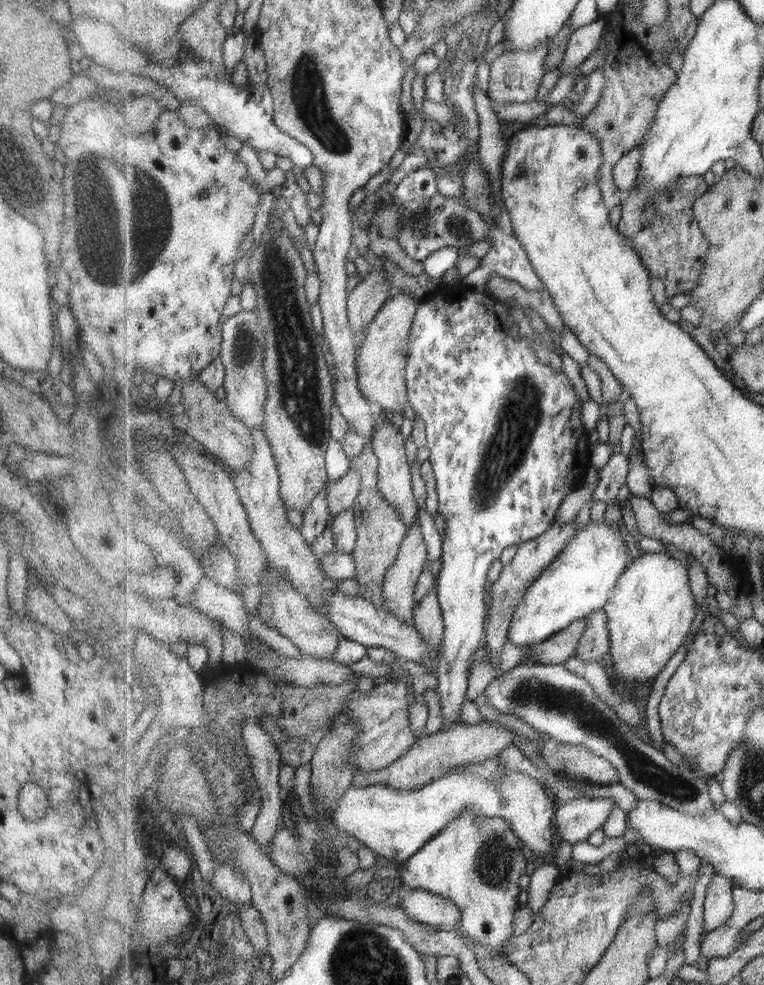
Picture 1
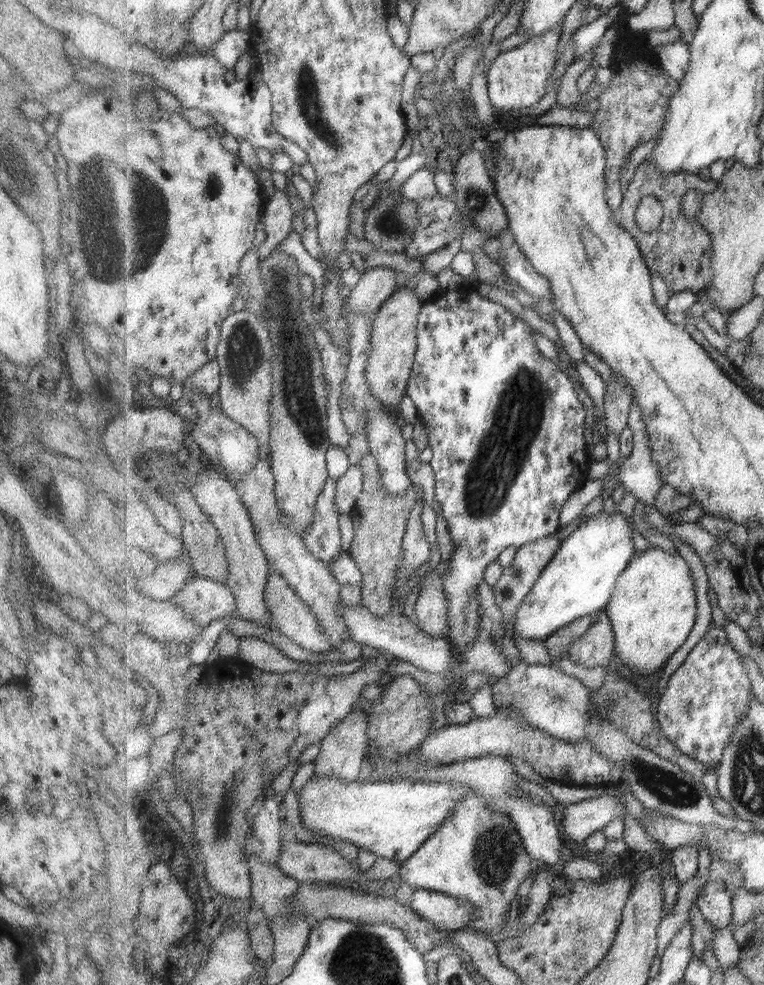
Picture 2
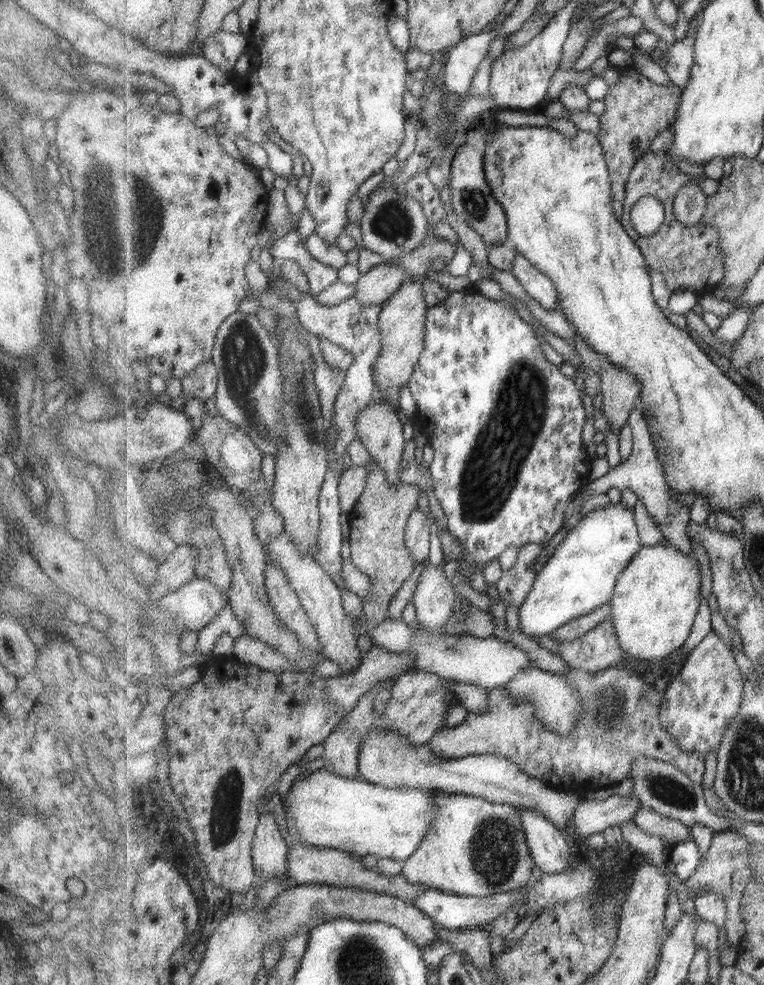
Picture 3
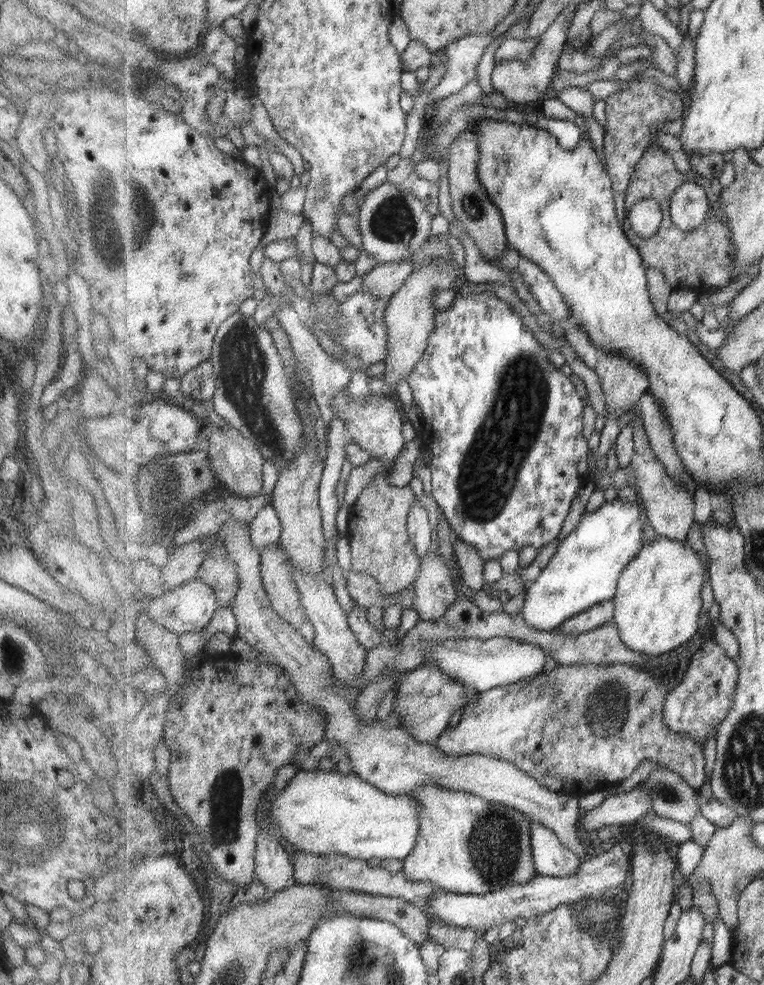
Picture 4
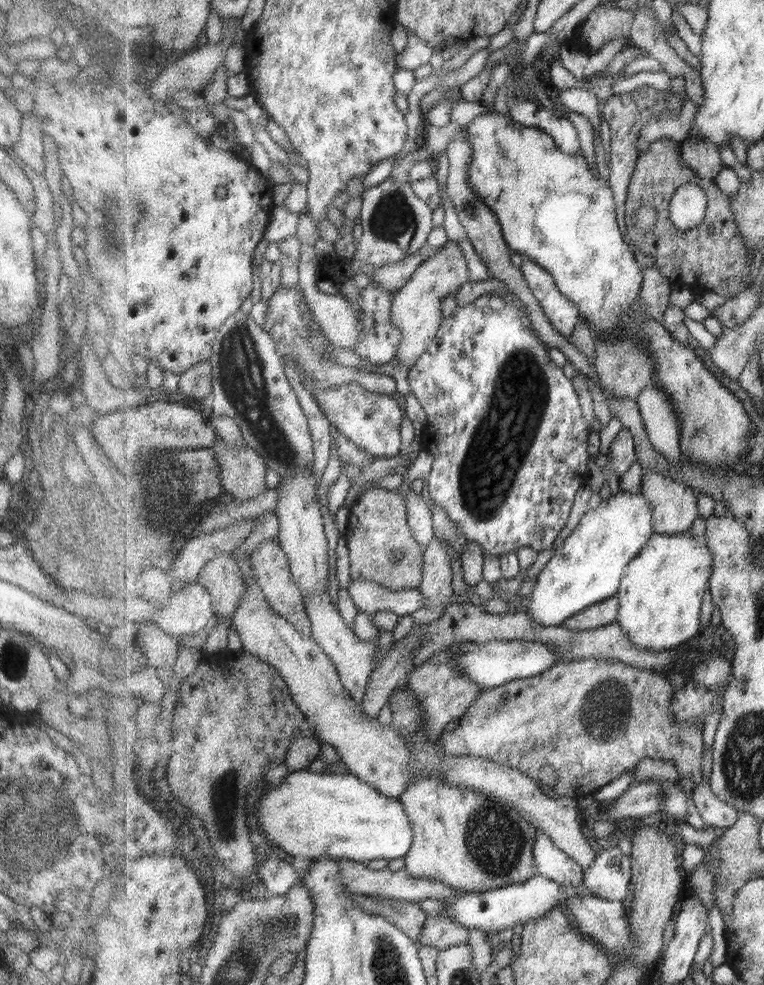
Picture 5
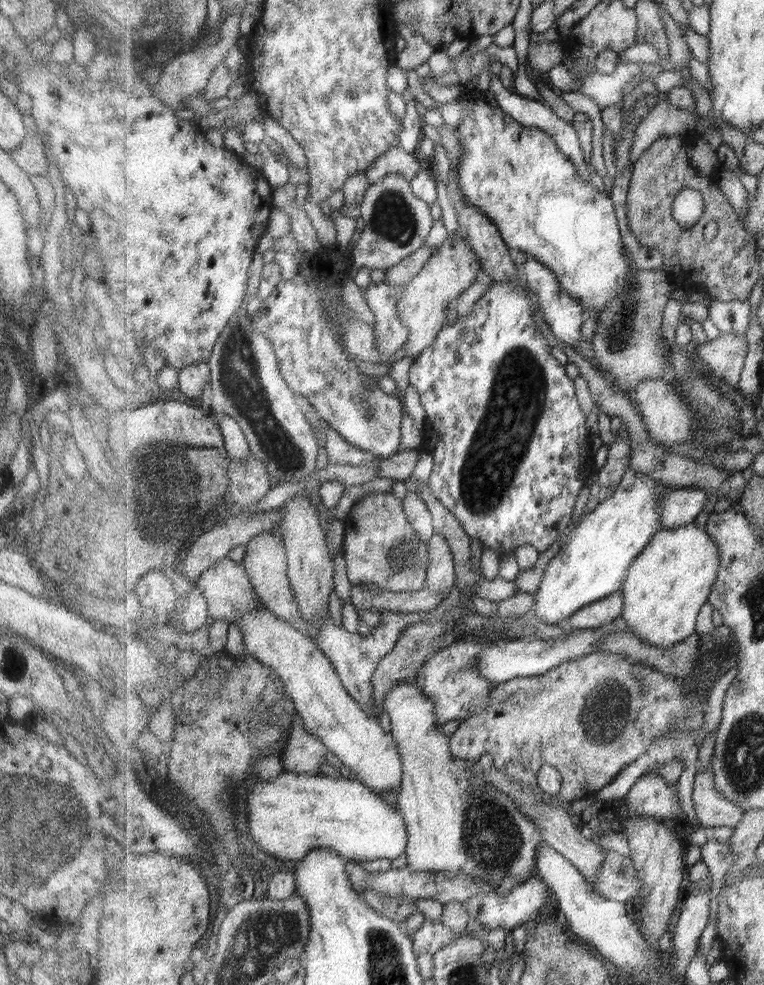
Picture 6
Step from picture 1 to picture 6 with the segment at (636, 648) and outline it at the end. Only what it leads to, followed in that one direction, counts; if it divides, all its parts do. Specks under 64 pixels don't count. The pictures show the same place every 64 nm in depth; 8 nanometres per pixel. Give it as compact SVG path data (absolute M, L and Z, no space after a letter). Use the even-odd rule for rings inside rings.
M691 523L676 529L659 529L658 533L651 539L647 548L635 559L635 562L631 565L629 569L626 581L624 582L623 591L623 617L628 624L628 628L631 628L637 637L646 640L650 645L655 646L671 646L677 644L678 642L683 642L683 640L689 638L692 634L695 634L695 626L697 626L697 620L699 618L699 612L705 604L710 603L710 594L714 589L715 581L718 580L719 569L722 568L722 558L720 557L718 544L712 537L712 534L708 531L705 526L699 528L697 524Z

